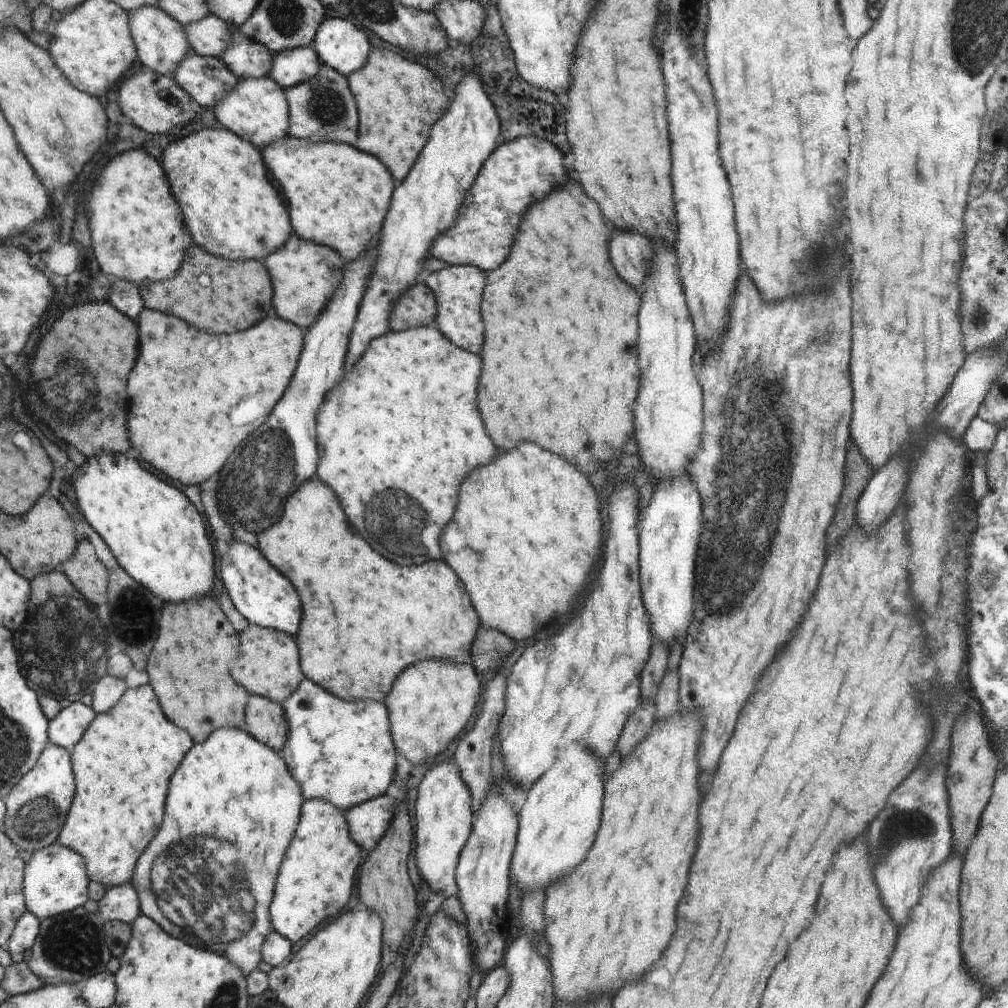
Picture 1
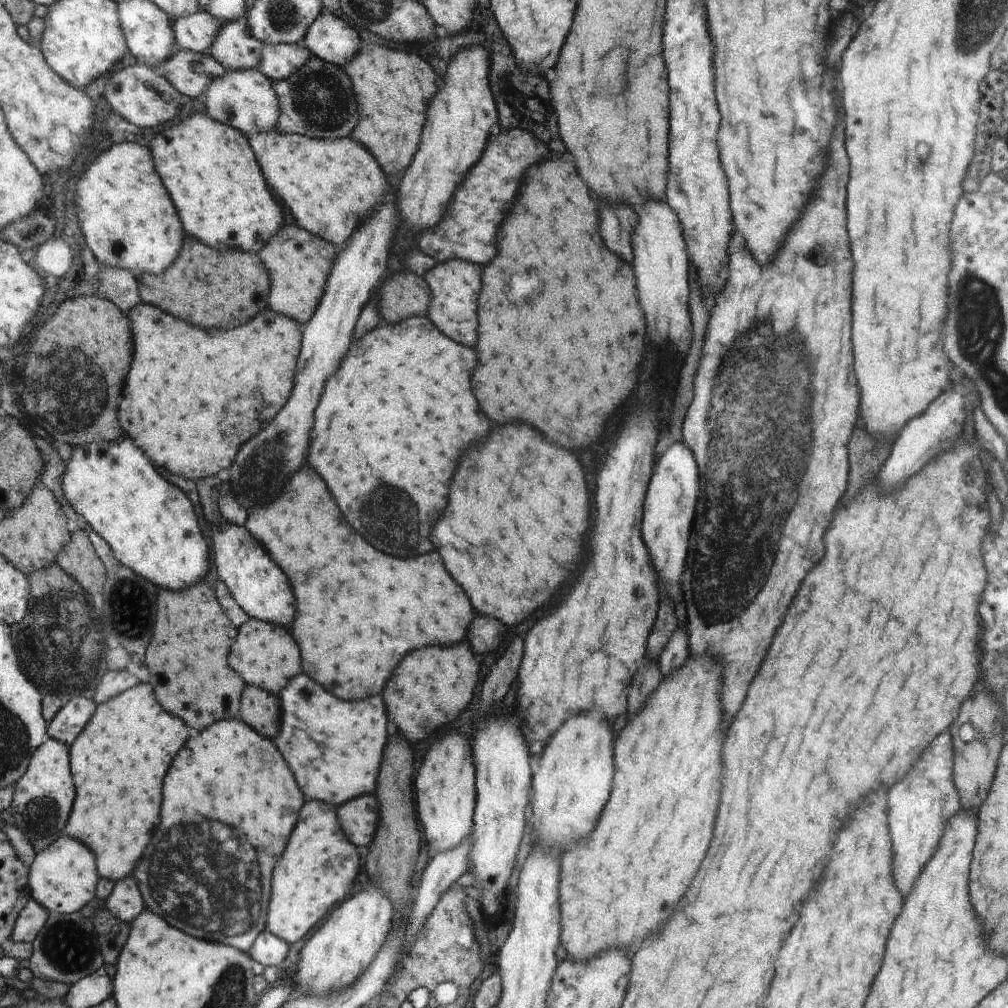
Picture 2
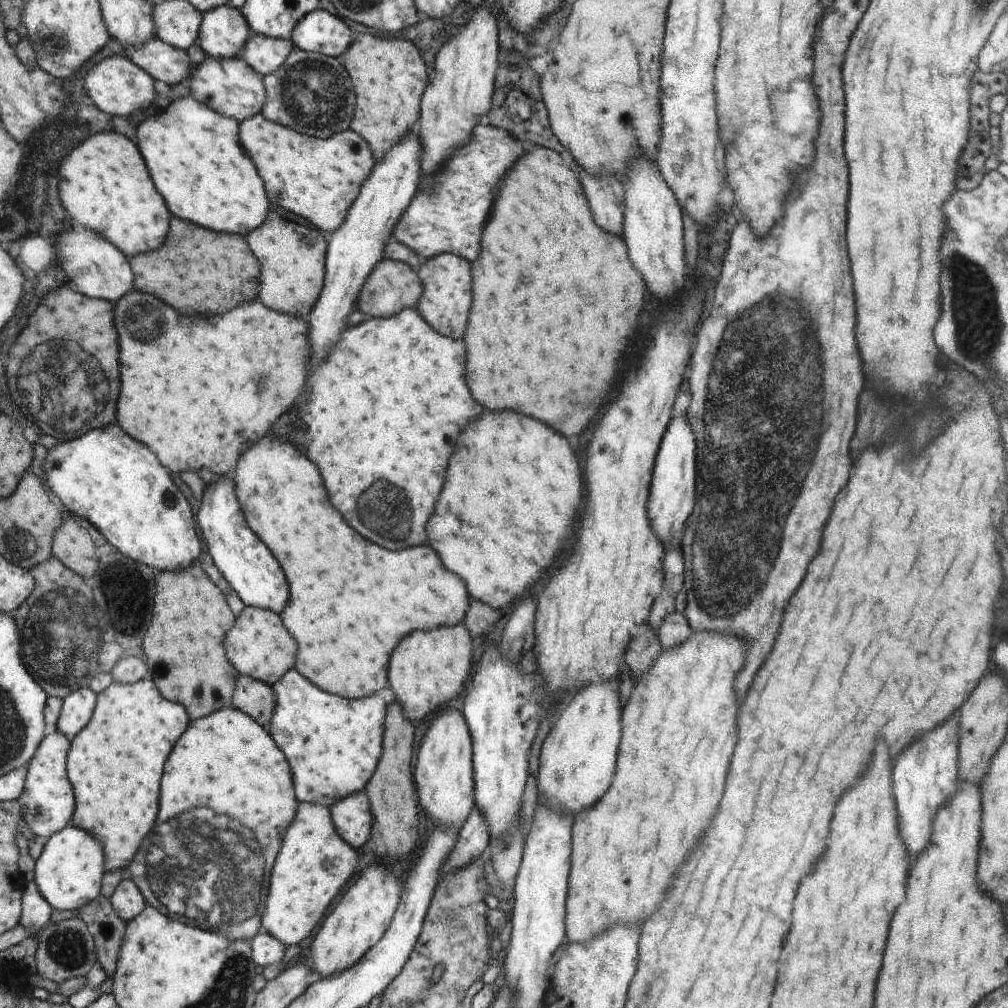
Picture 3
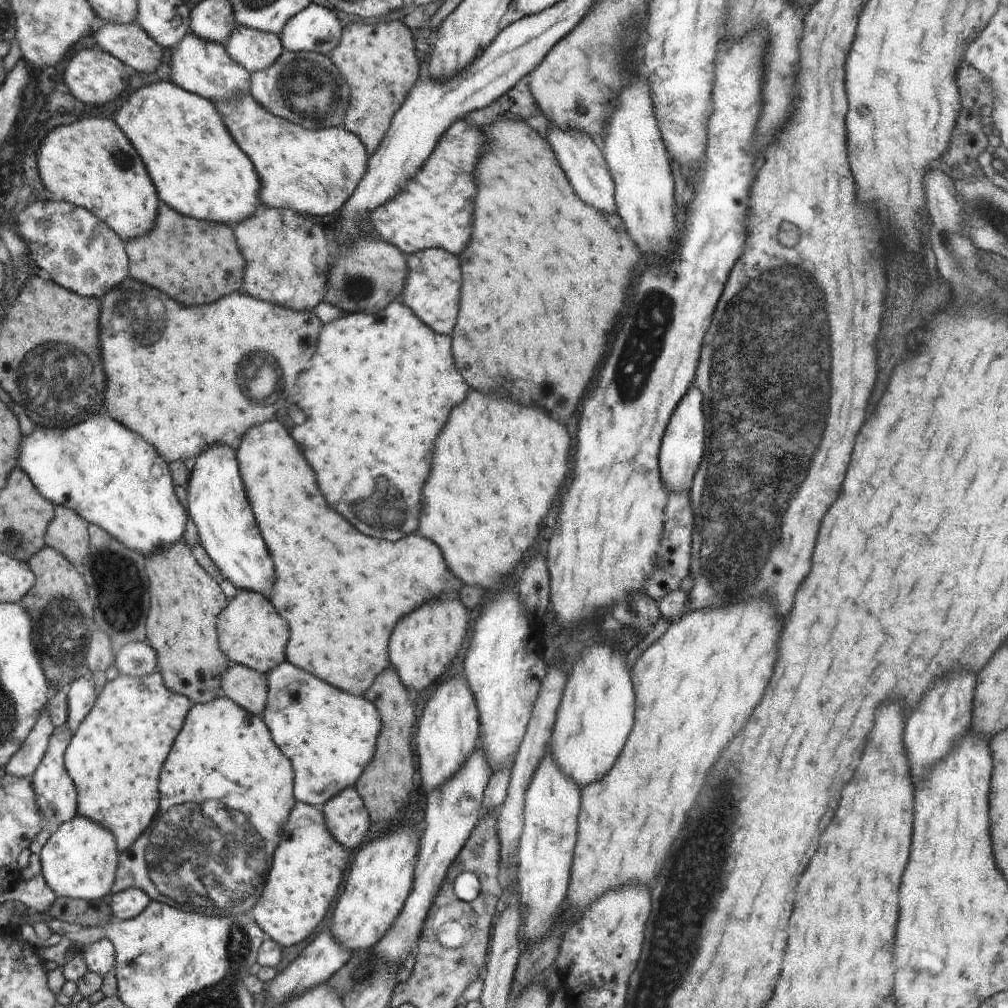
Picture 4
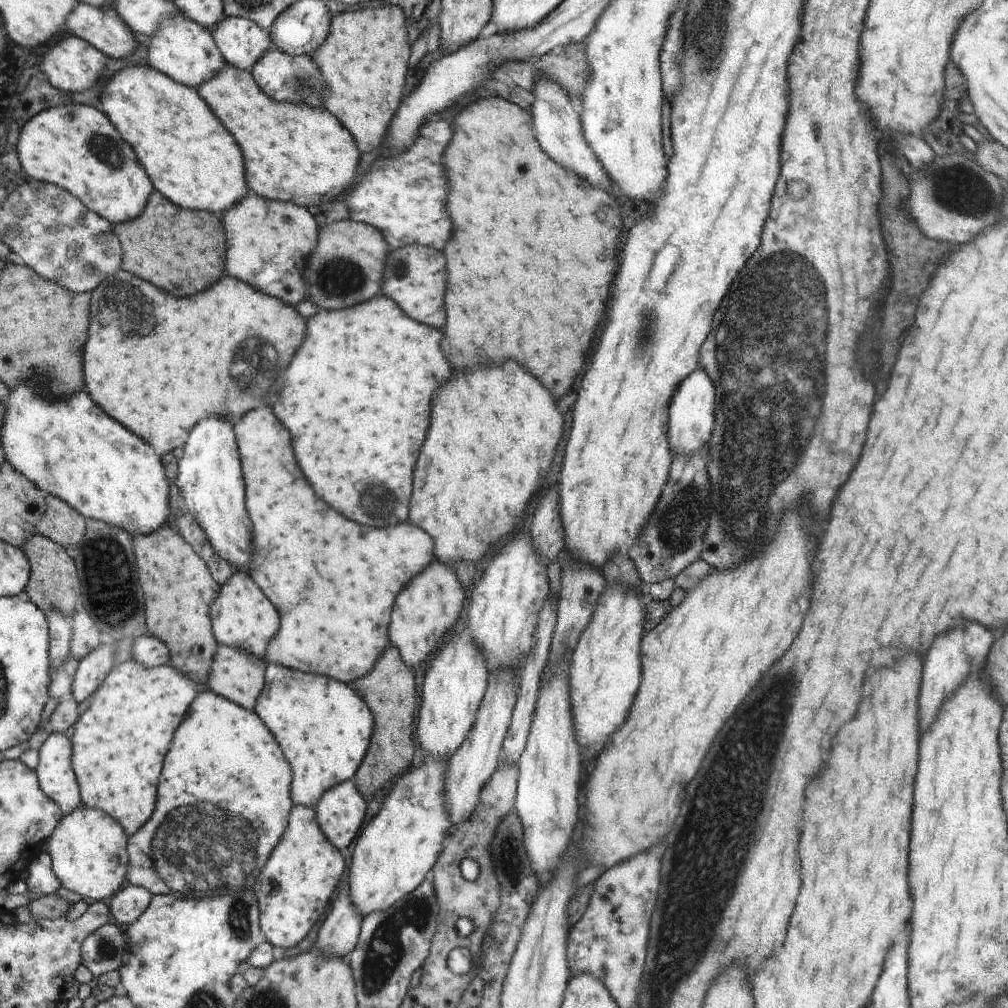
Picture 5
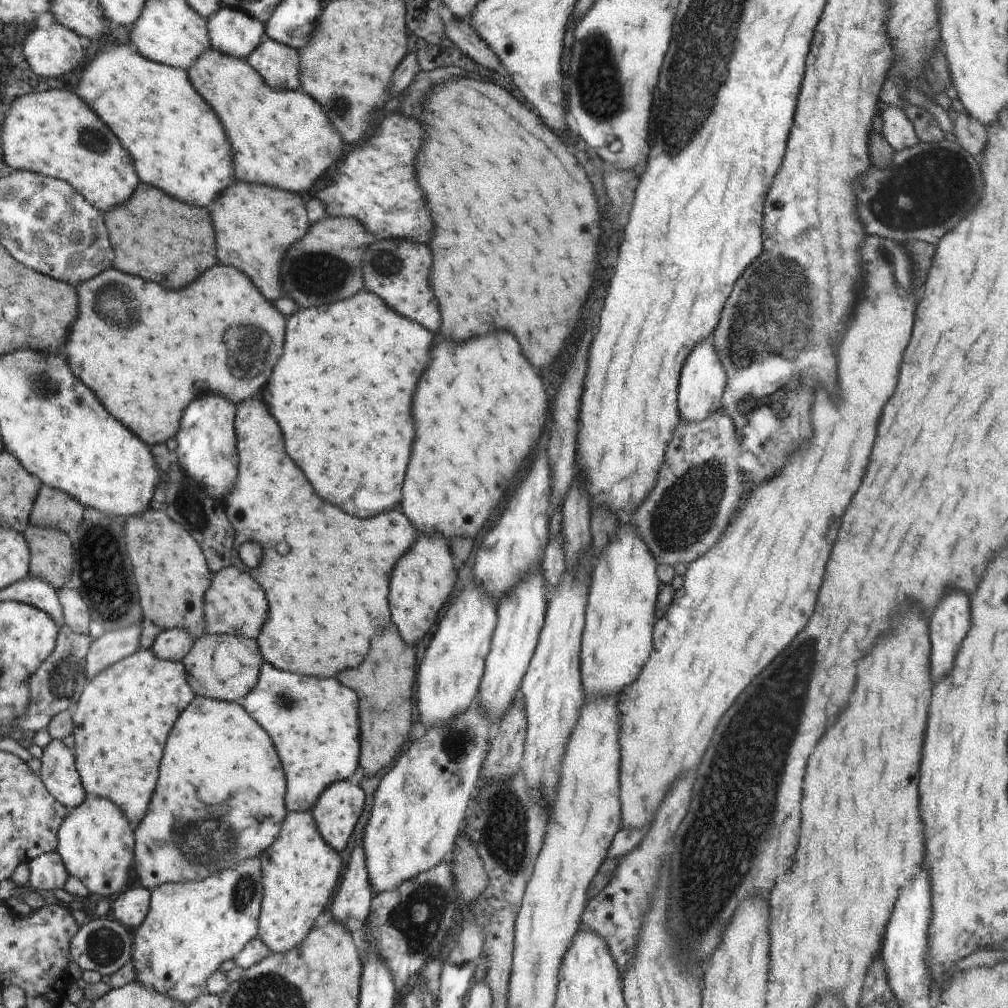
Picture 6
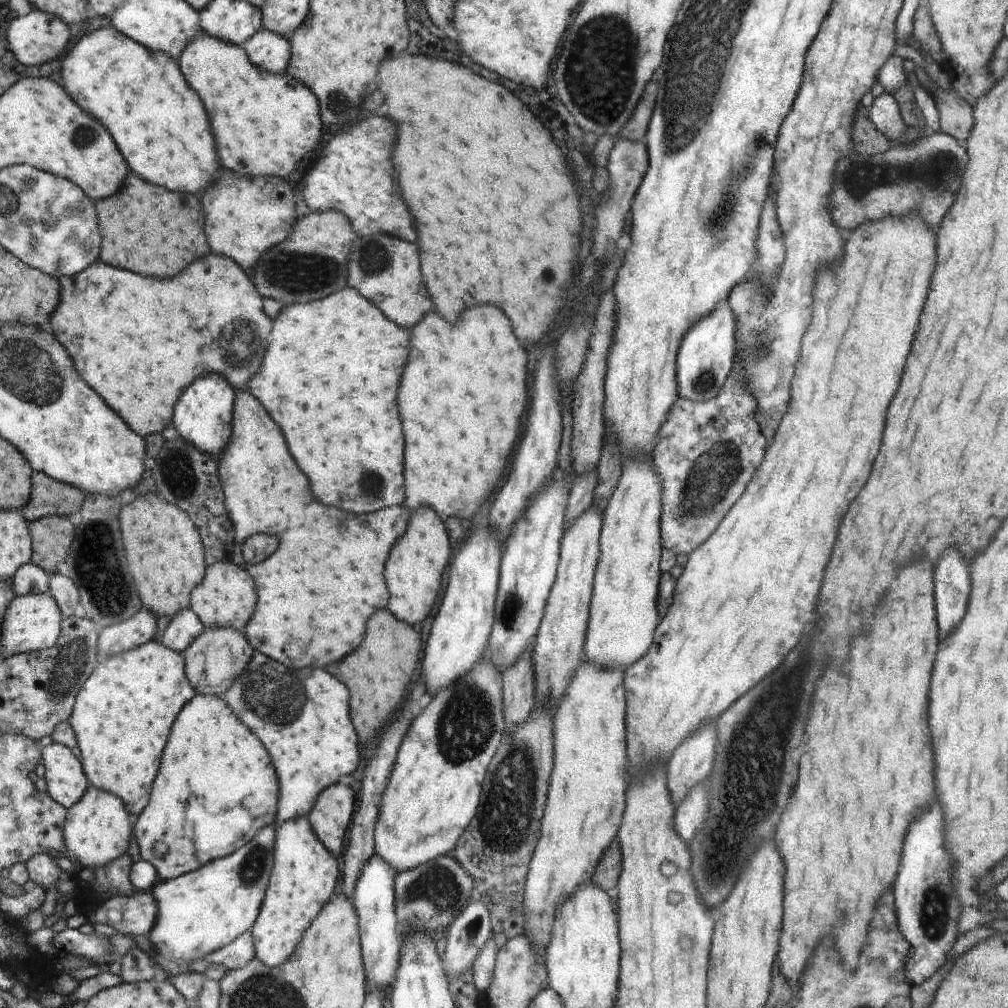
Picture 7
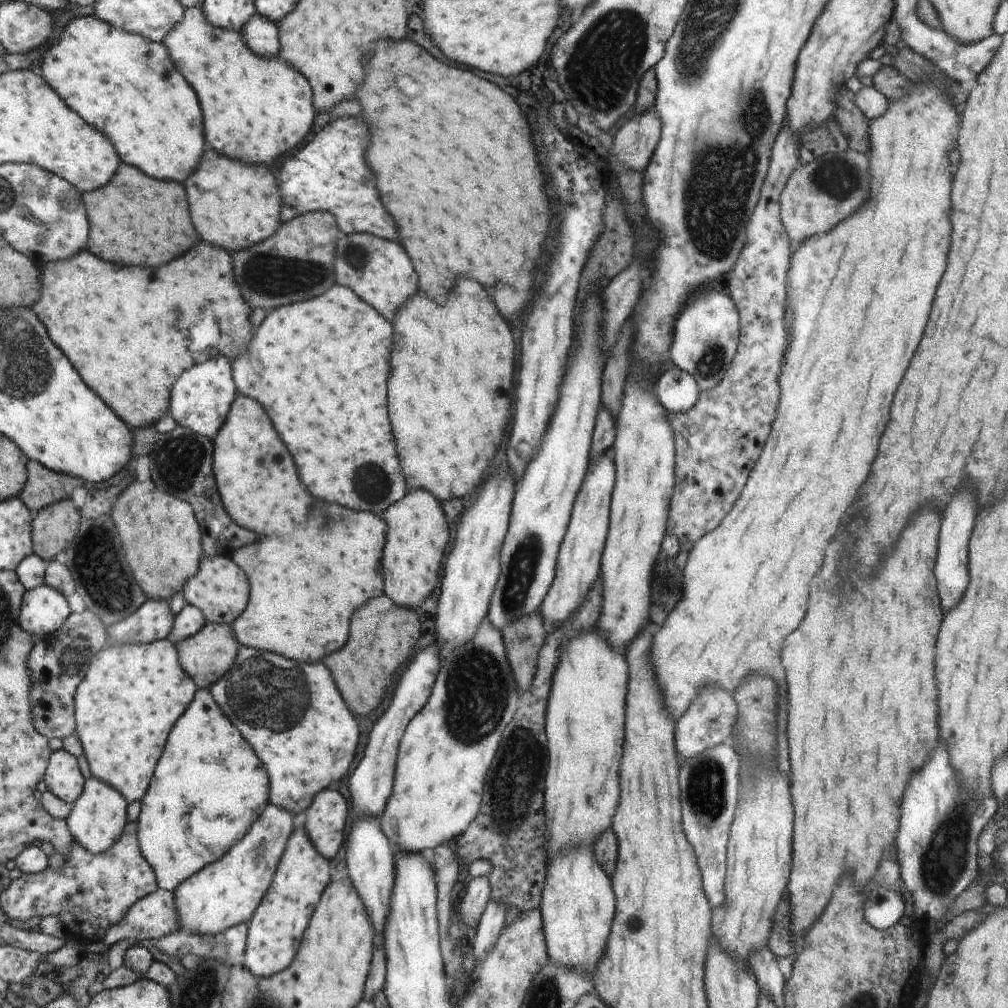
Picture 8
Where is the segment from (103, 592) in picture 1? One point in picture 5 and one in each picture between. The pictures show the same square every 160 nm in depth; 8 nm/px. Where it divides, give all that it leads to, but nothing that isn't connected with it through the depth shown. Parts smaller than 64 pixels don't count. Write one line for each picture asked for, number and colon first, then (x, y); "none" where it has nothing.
2: (78, 558)
3: (72, 545)
4: (67, 533)
5: (67, 527)

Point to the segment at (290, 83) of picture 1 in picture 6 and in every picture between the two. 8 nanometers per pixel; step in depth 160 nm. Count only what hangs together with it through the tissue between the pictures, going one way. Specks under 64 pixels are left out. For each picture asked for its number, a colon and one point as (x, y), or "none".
2: (277, 62)
3: (265, 54)
4: (255, 50)
5: (242, 42)
6: (233, 32)

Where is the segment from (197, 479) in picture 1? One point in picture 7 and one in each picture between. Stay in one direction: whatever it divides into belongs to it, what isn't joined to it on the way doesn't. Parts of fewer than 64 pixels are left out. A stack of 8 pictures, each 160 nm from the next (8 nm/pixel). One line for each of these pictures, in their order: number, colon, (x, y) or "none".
2: (211, 390)
3: (228, 379)
4: (185, 378)
5: (222, 354)
6: (147, 376)
7: (128, 333)

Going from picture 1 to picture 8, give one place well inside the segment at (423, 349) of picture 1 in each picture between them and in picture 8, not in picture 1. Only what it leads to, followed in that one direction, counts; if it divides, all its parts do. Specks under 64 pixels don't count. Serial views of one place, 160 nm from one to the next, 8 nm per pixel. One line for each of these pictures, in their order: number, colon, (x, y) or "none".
2: (395, 420)
3: (363, 440)
4: (368, 411)
5: (358, 397)
6: (343, 393)
7: (331, 378)
8: (307, 355)

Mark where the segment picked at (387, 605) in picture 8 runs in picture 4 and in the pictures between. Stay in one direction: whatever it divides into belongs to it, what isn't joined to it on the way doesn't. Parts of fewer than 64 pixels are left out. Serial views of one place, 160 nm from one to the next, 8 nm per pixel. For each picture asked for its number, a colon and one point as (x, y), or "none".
4: (385, 788)
5: (389, 690)
6: (385, 680)
7: (385, 665)

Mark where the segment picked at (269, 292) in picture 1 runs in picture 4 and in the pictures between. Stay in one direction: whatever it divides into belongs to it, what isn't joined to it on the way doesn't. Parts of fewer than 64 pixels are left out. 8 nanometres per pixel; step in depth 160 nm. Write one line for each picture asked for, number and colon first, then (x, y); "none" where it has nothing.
2: (207, 287)
3: (199, 271)
4: (196, 262)

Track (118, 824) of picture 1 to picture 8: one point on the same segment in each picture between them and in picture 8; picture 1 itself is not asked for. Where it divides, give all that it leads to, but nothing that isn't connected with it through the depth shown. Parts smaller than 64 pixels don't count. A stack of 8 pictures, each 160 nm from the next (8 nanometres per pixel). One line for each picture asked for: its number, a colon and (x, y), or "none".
2: (124, 751)
3: (115, 764)
4: (114, 759)
5: (119, 743)
6: (121, 722)
7: (122, 716)
8: (128, 701)

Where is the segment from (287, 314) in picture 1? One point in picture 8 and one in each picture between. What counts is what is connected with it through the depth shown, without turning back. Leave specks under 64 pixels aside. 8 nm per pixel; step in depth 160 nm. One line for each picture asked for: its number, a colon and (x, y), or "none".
2: (299, 263)
3: (292, 256)
4: (287, 256)
5: (270, 240)
6: (257, 224)
7: (248, 216)
8: (236, 206)

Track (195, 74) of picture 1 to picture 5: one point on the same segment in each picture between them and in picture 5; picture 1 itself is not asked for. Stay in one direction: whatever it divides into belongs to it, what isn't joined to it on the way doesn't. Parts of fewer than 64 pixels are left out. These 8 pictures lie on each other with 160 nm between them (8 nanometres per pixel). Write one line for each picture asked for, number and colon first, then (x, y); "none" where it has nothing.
2: (190, 73)
3: (161, 61)
4: (129, 43)
5: (104, 29)

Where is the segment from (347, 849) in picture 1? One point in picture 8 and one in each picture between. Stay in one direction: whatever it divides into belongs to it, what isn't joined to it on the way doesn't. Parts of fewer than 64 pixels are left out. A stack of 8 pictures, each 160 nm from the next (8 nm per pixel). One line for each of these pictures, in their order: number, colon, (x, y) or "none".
2: (319, 866)
3: (314, 864)
4: (307, 871)
5: (295, 887)
6: (301, 868)
7: (304, 876)
8: (274, 934)

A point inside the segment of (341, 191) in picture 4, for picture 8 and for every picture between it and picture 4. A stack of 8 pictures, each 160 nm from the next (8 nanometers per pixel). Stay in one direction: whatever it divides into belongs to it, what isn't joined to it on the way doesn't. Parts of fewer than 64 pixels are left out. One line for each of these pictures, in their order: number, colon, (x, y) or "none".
5: (295, 154)
6: (283, 138)
7: (266, 122)
8: (256, 108)

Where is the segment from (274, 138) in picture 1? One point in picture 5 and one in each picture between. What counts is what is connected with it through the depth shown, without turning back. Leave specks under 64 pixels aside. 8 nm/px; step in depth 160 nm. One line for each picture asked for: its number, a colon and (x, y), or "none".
2: (245, 99)
3: (232, 87)
4: (203, 68)
5: (188, 53)

